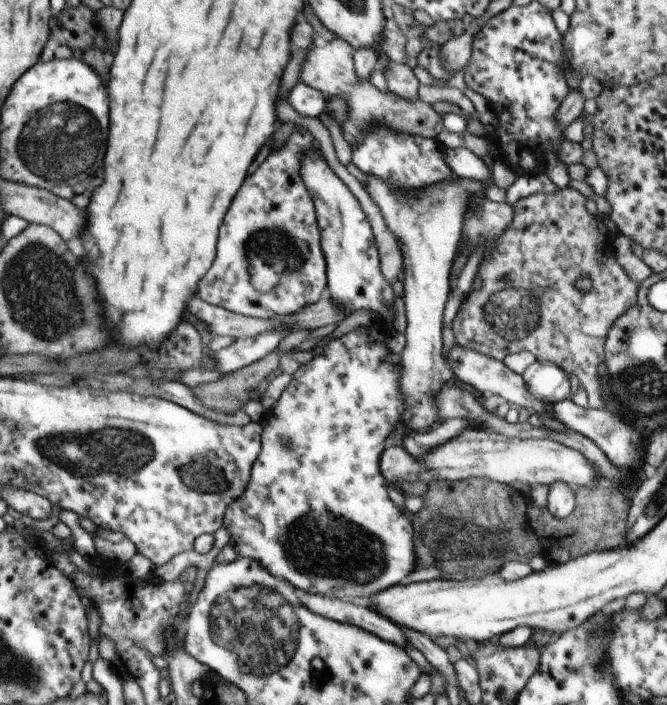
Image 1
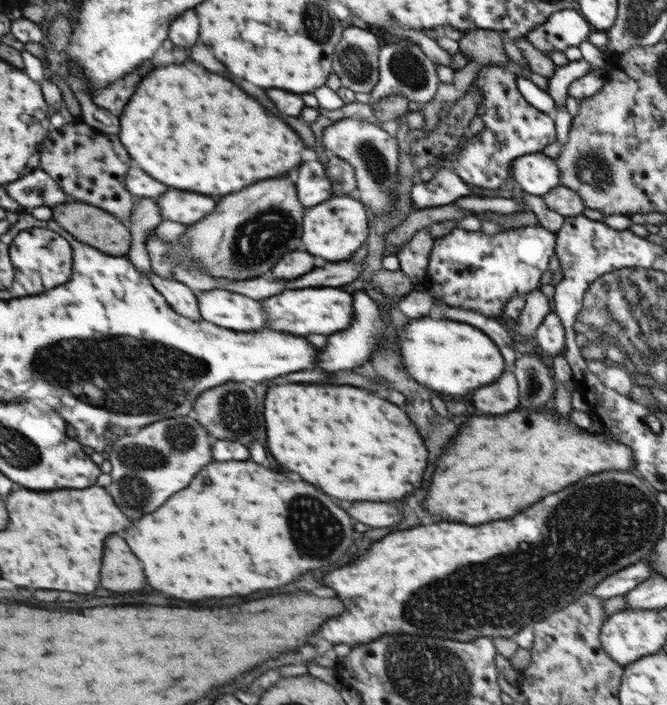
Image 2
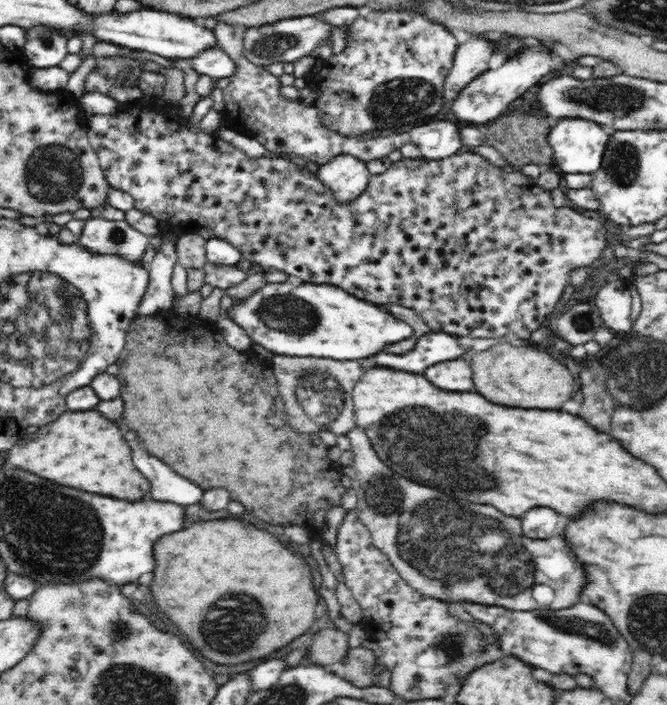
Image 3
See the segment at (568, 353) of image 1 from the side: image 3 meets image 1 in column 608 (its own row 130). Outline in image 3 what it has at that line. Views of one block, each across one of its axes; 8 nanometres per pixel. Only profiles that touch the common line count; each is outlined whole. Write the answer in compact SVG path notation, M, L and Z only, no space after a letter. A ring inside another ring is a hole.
M216 23L214 33L218 41L217 47L222 49L235 63L237 71L231 77L228 86L223 89L224 112L220 112L219 128L229 128L243 136L258 140L266 151L274 154L292 154L292 157L306 158L321 166L338 154L350 154L364 162L388 156L390 152L398 151L411 142L409 134L392 134L380 138L344 138L343 134L336 133L325 125L326 113L318 105L304 104L304 100L290 100L282 98L280 76L272 76L268 68L263 65L249 63L244 56L243 41L244 26L229 26L226 23Z

